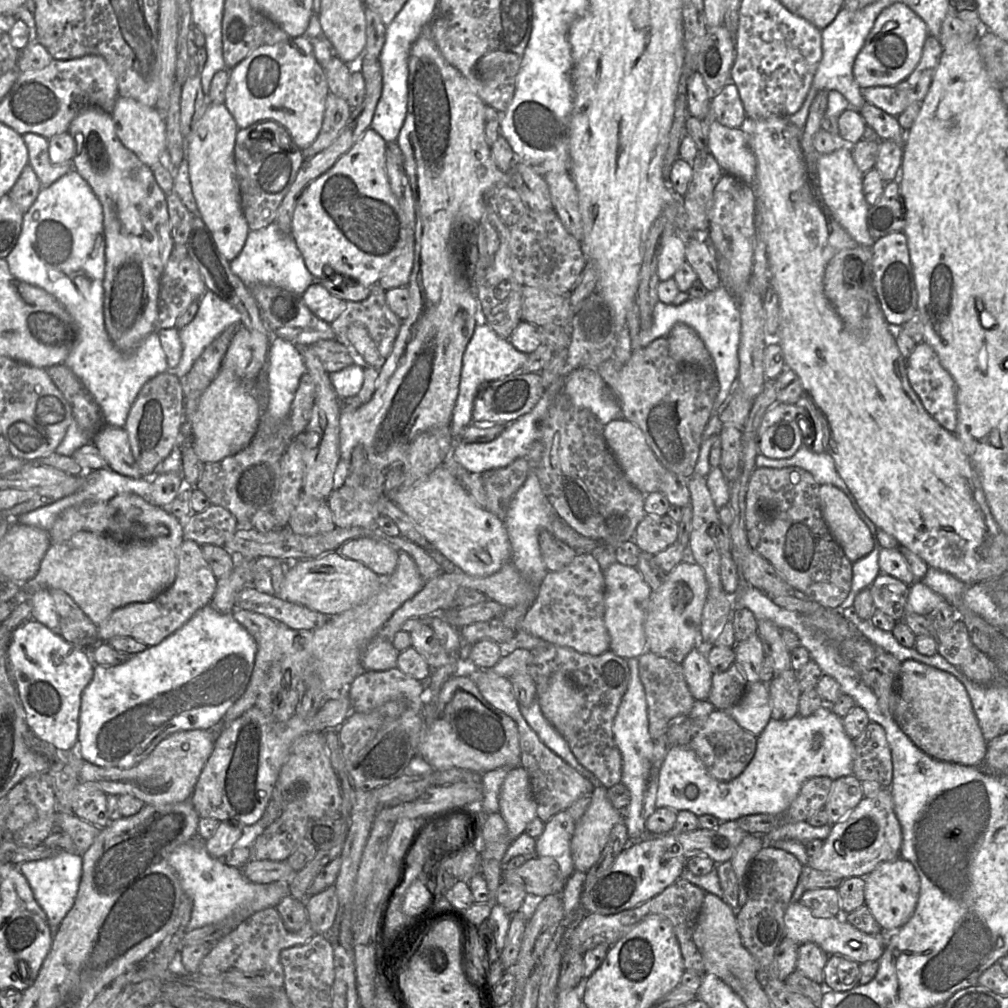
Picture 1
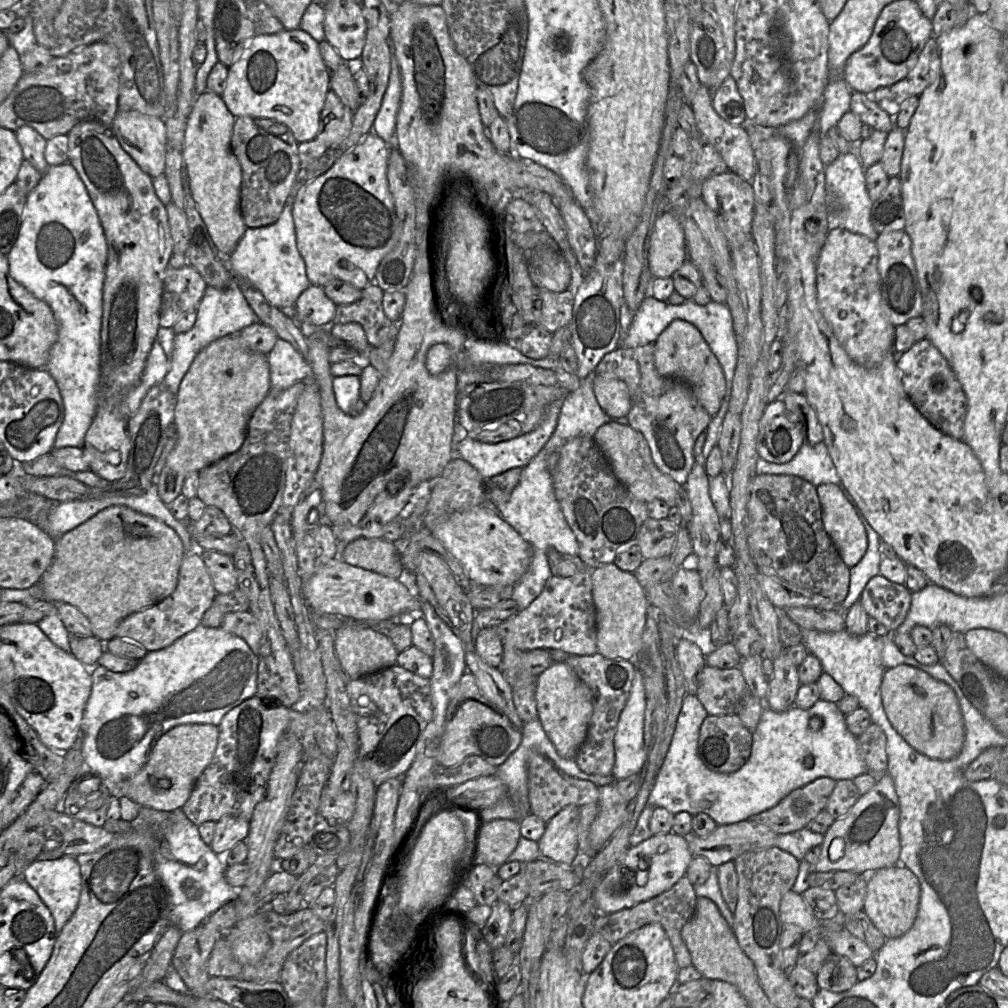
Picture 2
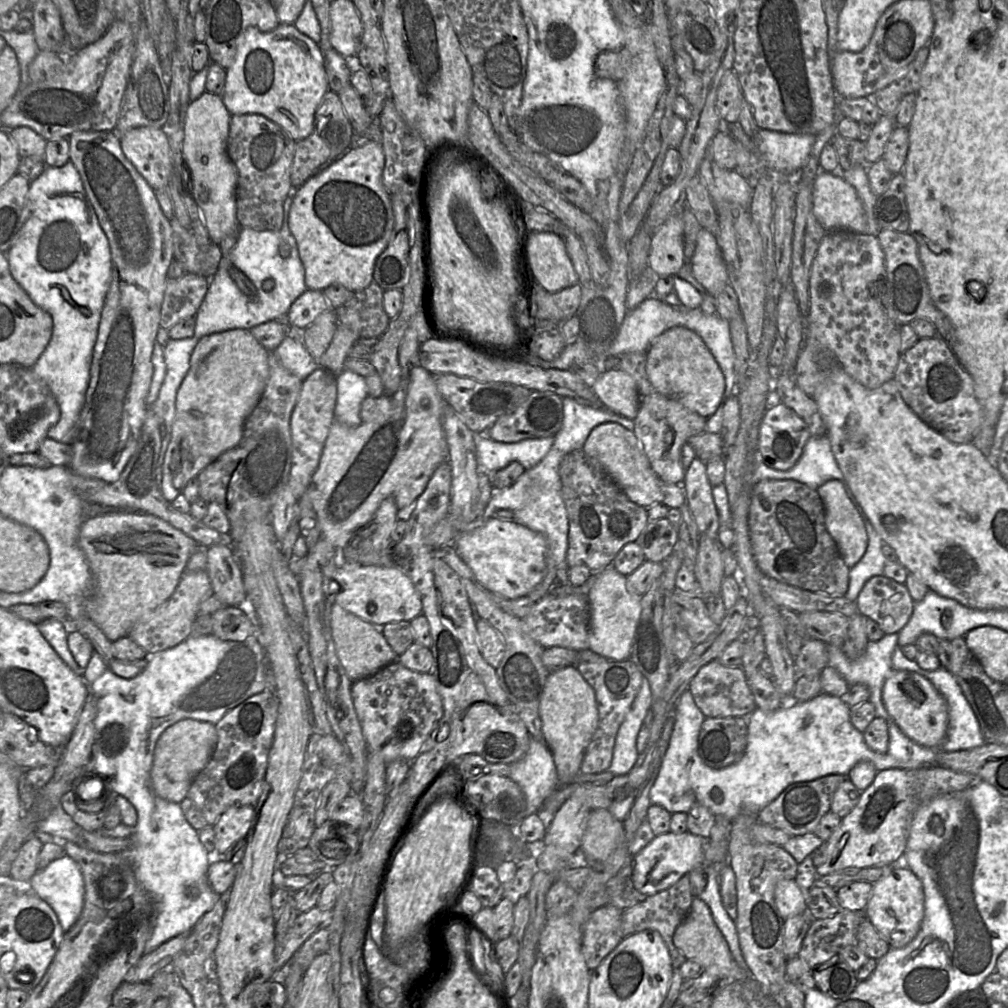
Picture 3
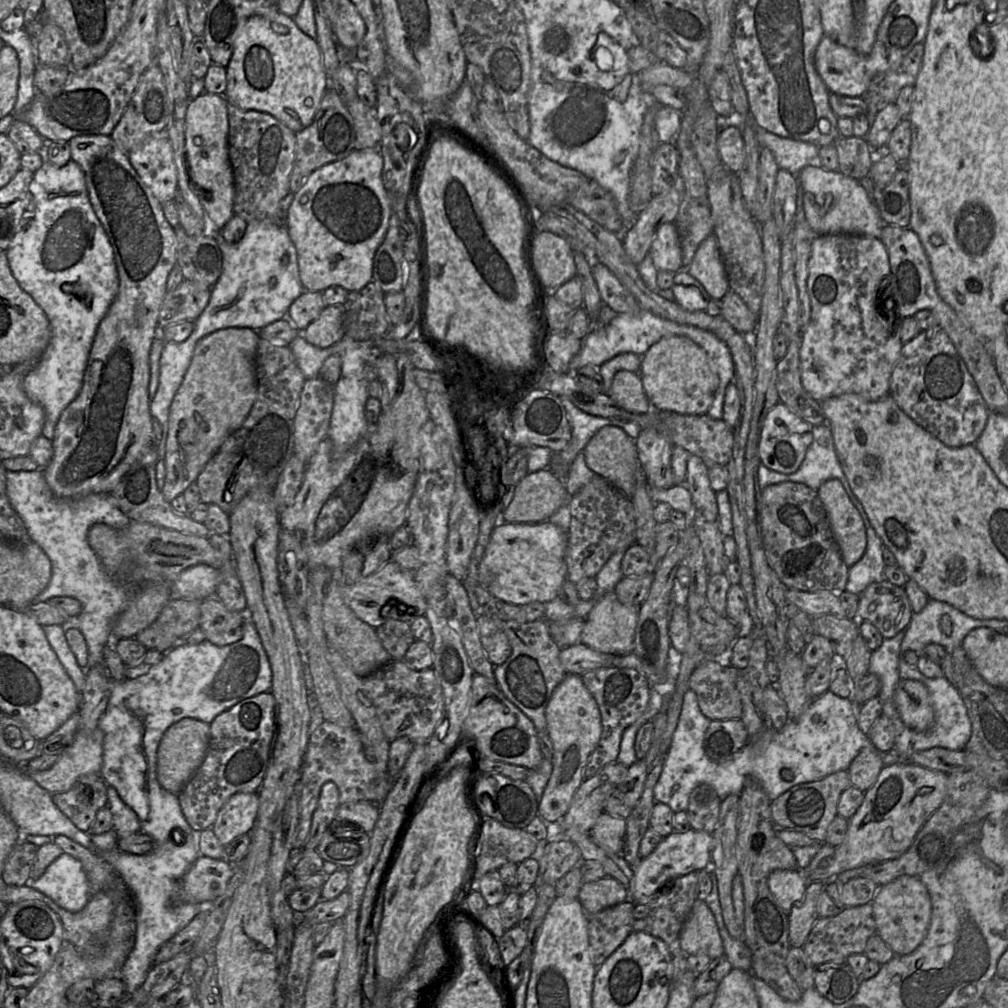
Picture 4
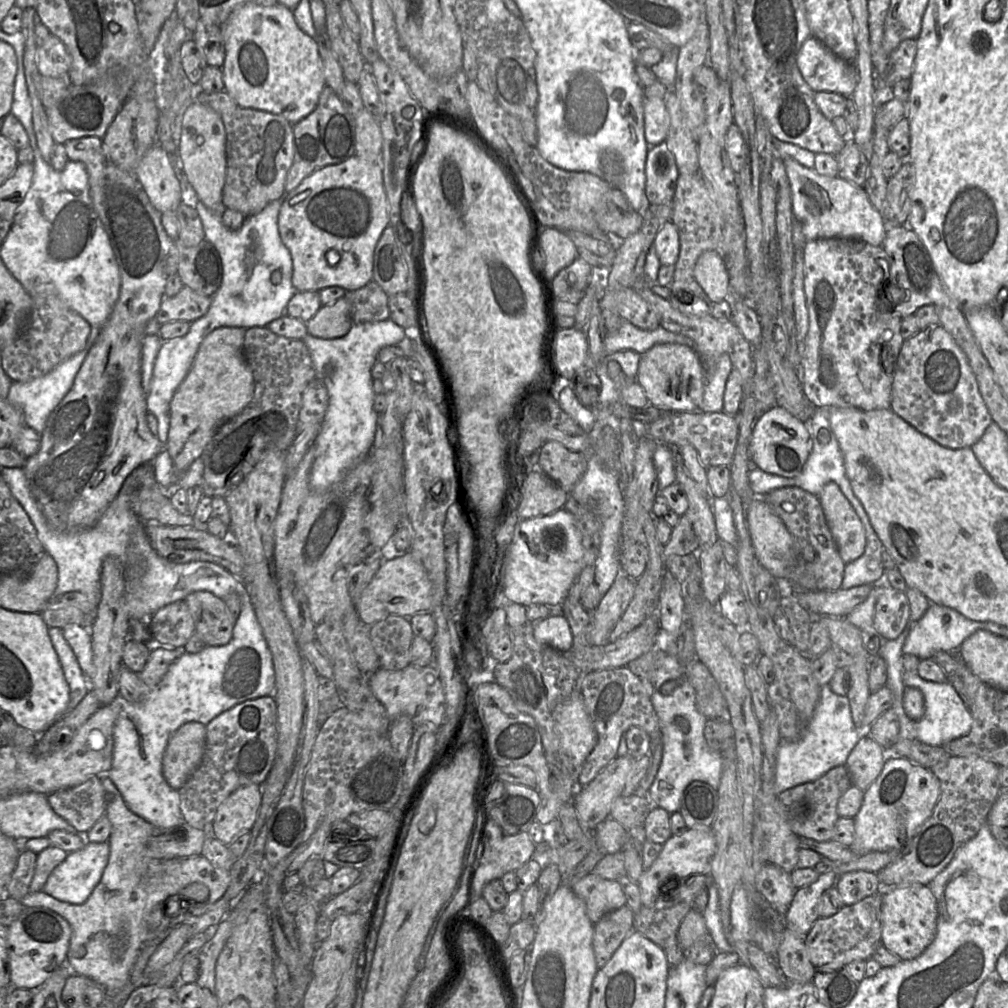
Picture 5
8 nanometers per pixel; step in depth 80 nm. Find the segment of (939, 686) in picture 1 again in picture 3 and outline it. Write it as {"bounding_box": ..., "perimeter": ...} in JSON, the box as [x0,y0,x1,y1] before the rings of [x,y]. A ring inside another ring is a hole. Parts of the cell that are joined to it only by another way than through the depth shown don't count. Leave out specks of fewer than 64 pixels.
{"bounding_box":[882,670,948,749],"perimeter":[[[893,670],[882,689],[882,701],[900,730],[915,743],[939,749],[948,728],[948,706],[943,695],[925,677],[906,670]]]}

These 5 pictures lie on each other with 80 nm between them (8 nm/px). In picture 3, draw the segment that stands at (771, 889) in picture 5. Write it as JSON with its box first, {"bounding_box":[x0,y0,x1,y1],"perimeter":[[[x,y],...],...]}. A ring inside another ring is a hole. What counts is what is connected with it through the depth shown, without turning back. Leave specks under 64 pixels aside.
{"bounding_box":[774,880,808,918],"perimeter":[[[794,880],[779,881],[774,890],[774,899],[782,918],[804,914],[808,910],[806,892]]]}

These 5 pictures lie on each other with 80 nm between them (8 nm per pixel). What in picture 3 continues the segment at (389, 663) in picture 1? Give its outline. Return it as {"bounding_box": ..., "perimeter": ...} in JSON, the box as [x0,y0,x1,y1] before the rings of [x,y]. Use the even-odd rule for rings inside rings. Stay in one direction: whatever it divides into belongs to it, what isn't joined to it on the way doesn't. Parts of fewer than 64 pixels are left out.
{"bounding_box":[330,603,398,681],"perimeter":[[[336,603],[331,605],[330,622],[337,657],[352,681],[368,677],[397,660],[398,656],[377,628]]]}

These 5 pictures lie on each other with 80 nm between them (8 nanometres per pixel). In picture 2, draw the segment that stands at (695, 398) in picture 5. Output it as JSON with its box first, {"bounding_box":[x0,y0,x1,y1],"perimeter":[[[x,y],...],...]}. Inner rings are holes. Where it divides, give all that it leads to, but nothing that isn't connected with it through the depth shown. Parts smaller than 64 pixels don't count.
{"bounding_box":[654,319,725,415],"perimeter":[[[682,319],[671,322],[655,341],[654,362],[660,375],[688,385],[709,415],[718,412],[725,395],[725,377],[717,358],[694,325]]]}

